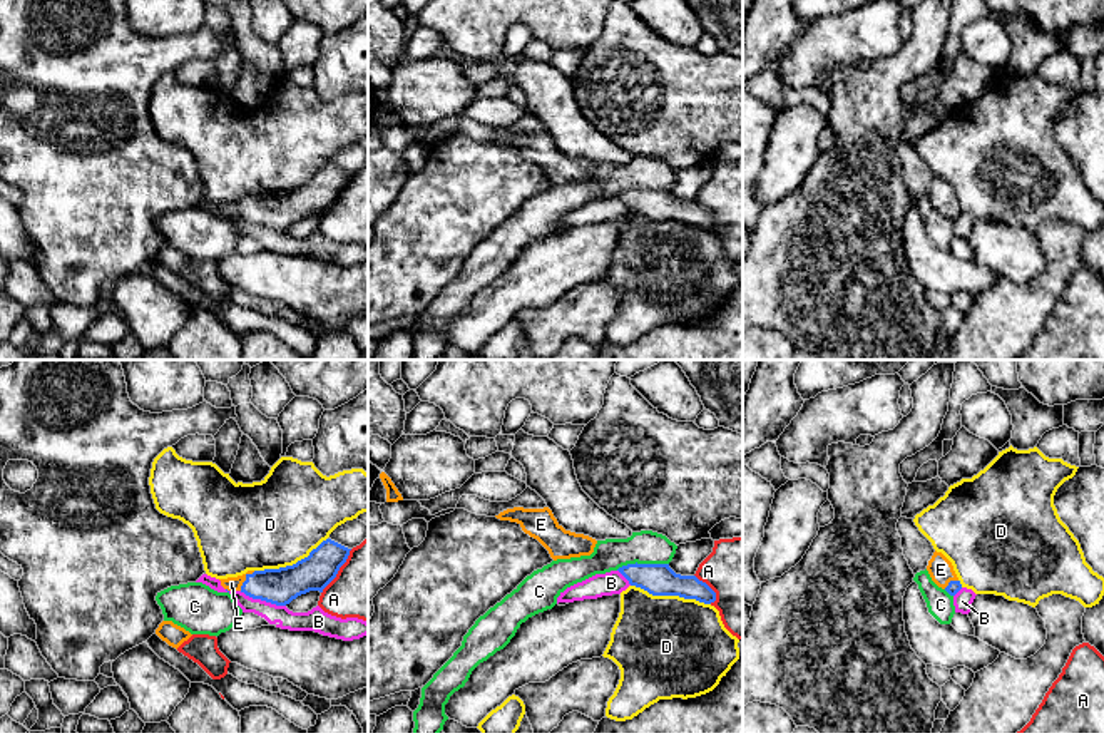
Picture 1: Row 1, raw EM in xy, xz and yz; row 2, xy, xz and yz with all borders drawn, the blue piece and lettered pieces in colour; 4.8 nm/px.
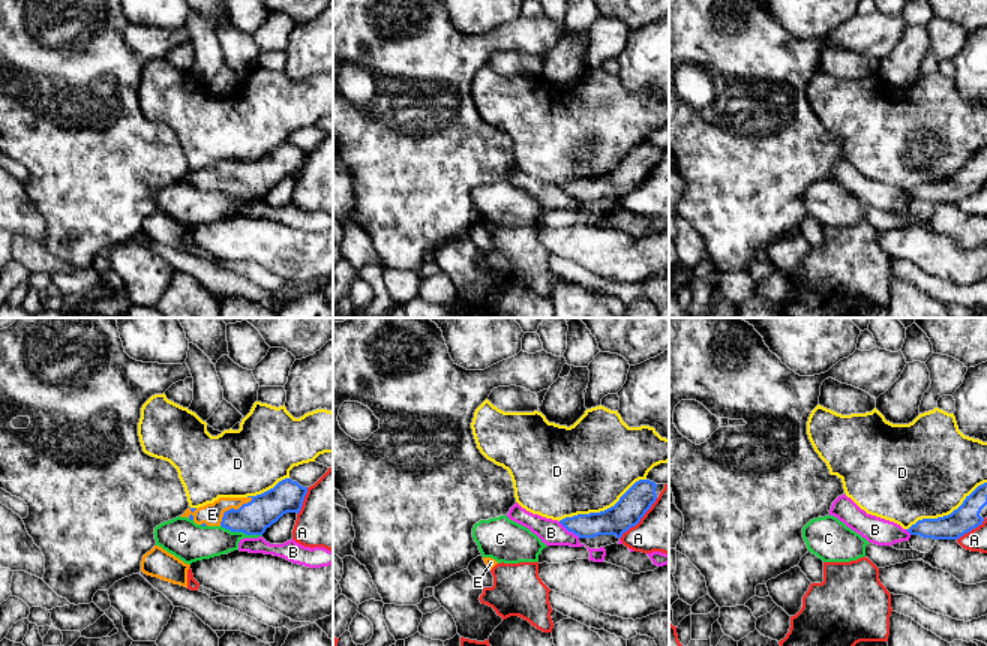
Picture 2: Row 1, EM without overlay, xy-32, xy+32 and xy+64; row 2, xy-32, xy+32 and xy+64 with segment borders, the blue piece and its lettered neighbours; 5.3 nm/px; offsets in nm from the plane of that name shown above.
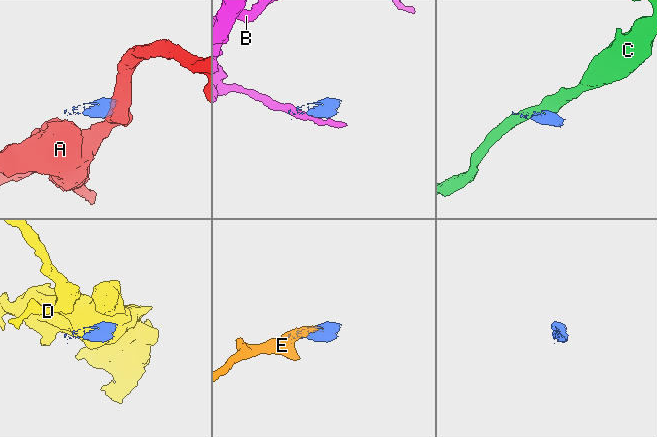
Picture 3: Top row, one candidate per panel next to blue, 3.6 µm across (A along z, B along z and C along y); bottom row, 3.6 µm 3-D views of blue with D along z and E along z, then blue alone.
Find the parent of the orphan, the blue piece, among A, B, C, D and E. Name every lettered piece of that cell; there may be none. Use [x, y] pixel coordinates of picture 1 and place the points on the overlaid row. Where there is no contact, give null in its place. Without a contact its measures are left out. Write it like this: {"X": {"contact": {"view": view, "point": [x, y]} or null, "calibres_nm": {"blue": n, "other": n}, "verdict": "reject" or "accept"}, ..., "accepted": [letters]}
{"A": {"contact": {"view": "xy", "point": [338, 569]}, "calibres_nm": {"blue": 170, "other": 320}, "verdict": "reject"}, "B": {"contact": {"view": "xy", "point": [263, 599]}, "calibres_nm": {"blue": 180, "other": 100}, "verdict": "reject"}, "C": {"contact": {"view": "xz", "point": [641, 564]}, "calibres_nm": {"blue": 160, "other": 160}, "verdict": "reject"}, "D": {"contact": {"view": "xz", "point": [671, 594]}, "calibres_nm": {"blue": 160, "other": 500}, "verdict": "reject"}, "E": {"contact": {"view": "xy", "point": [246, 579]}, "calibres_nm": {"blue": 180, "other": 60}, "verdict": "accept"}, "accepted": ["E"]}

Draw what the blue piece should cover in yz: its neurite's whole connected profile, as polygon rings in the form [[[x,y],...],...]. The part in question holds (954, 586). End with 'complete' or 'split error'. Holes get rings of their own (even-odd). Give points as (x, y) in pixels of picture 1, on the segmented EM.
[[[933,552],[932,559],[928,561],[927,571],[932,581],[938,587],[945,589],[950,596],[955,596],[962,589],[952,562],[942,552]]]; split error

